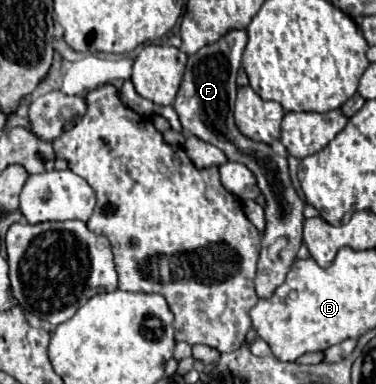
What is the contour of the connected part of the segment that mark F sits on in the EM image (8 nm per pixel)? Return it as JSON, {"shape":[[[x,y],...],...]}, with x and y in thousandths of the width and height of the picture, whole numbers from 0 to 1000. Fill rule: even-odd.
{"shape":[[[617,76],[601,91],[590,91],[574,112],[537,122],[516,143],[500,143],[495,190],[489,190],[484,221],[473,232],[463,284],[479,305],[489,341],[574,378],[580,388],[590,388],[601,398],[601,409],[612,419],[649,424],[686,461],[686,487],[697,492],[697,508],[707,513],[707,544],[702,544],[707,549],[707,602],[697,612],[697,659],[686,674],[686,716],[676,727],[676,747],[681,747],[681,763],[691,779],[713,779],[734,758],[734,747],[745,747],[755,737],[761,711],[771,706],[771,695],[787,674],[787,654],[803,638],[809,529],[777,487],[761,409],[734,404],[723,393],[723,383],[707,372],[686,372],[686,367],[649,357],[622,320],[617,289],[622,289],[622,258],[628,258],[628,190],[638,180],[649,122],[654,122],[654,81]],[[750,612],[766,612],[766,622],[771,622],[766,648],[745,664],[739,680],[718,680],[707,648]]]}

